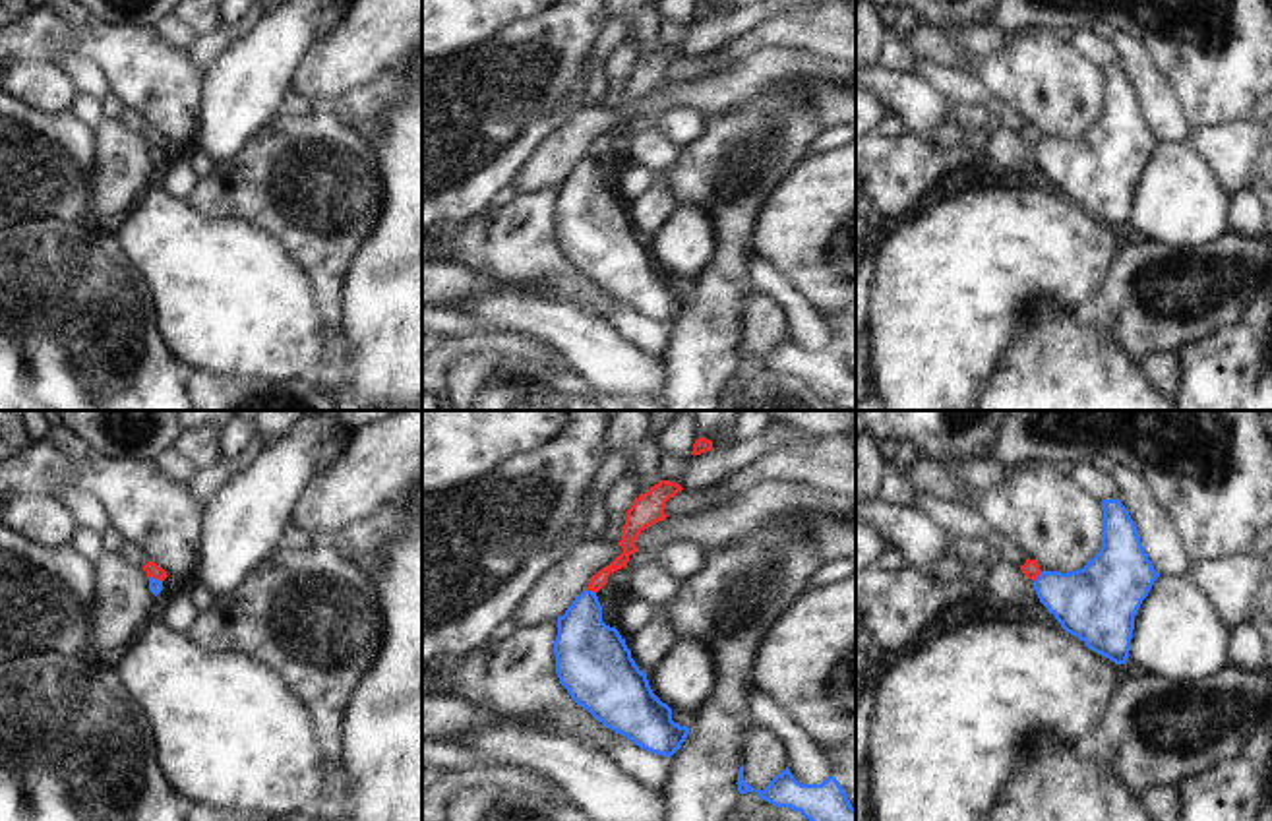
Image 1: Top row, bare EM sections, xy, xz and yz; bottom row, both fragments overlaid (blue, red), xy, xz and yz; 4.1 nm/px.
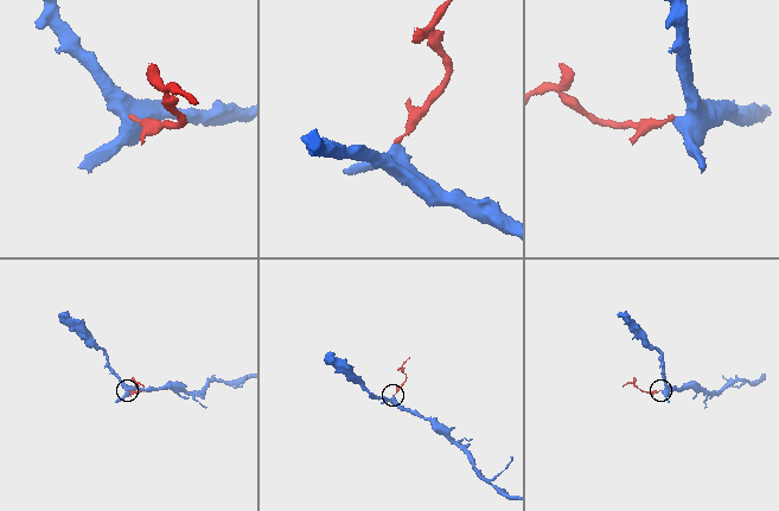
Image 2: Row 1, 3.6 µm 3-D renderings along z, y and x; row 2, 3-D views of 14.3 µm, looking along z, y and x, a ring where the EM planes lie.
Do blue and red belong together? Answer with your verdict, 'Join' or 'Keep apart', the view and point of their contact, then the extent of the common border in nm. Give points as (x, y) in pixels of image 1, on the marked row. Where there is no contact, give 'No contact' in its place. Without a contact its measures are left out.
Keep apart. Touches blue at yz (1038, 577). Shared border 60 nm.

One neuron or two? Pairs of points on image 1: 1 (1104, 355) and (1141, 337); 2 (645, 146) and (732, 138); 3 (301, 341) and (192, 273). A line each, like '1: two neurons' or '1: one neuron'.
1: two neurons
2: two neurons
3: one neuron

